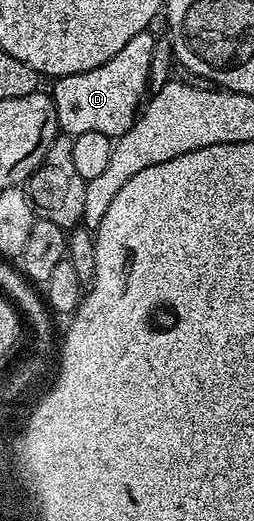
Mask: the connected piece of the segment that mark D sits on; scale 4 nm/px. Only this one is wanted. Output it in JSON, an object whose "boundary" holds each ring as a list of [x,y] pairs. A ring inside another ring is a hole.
{"boundary":[[[152,31],[139,33],[114,55],[114,59],[102,63],[102,67],[55,78],[53,85],[56,86],[50,89],[50,96],[56,104],[61,130],[73,138],[83,132],[101,132],[111,139],[126,135],[126,131],[136,124],[150,93],[148,80],[157,38]]]}

